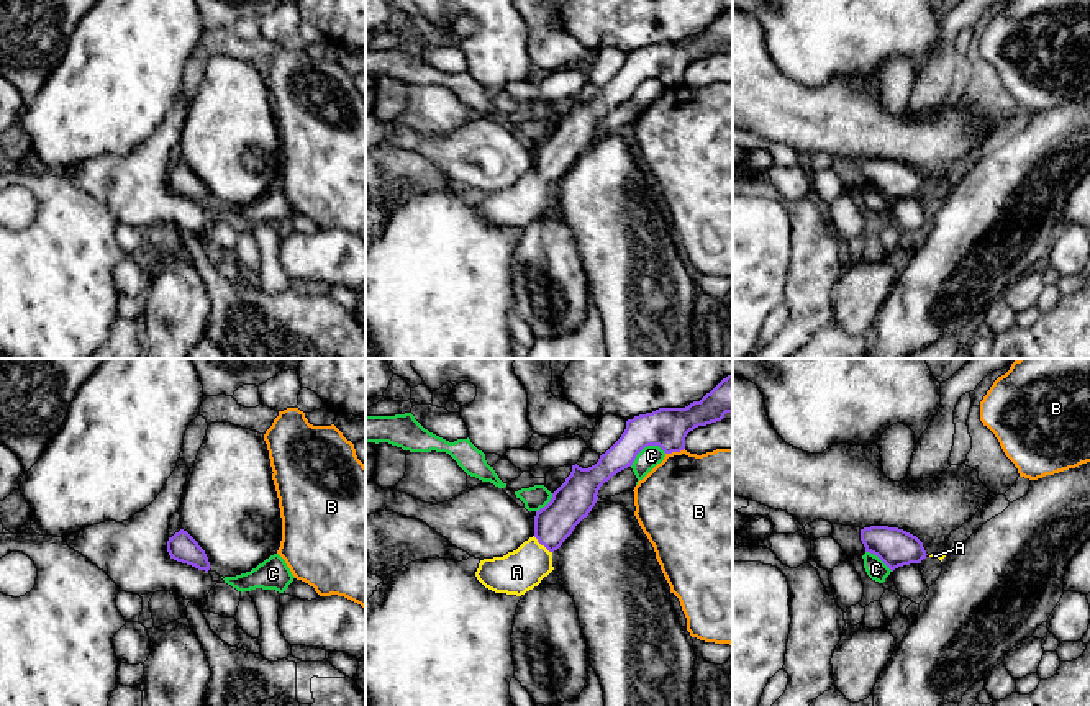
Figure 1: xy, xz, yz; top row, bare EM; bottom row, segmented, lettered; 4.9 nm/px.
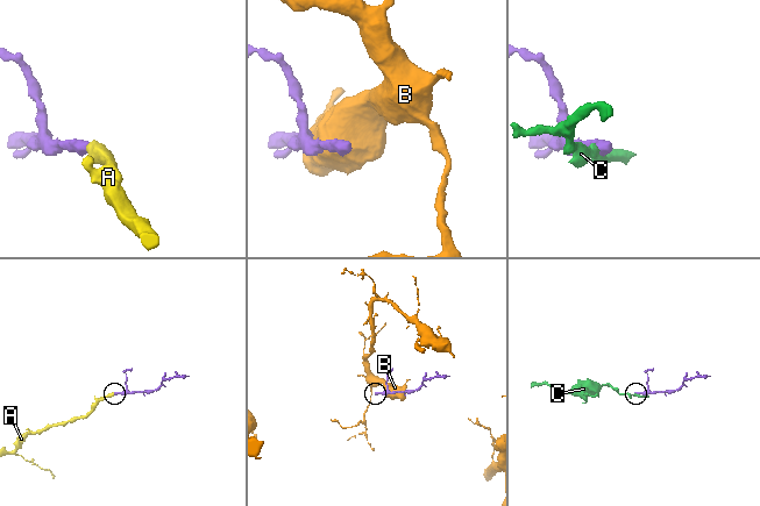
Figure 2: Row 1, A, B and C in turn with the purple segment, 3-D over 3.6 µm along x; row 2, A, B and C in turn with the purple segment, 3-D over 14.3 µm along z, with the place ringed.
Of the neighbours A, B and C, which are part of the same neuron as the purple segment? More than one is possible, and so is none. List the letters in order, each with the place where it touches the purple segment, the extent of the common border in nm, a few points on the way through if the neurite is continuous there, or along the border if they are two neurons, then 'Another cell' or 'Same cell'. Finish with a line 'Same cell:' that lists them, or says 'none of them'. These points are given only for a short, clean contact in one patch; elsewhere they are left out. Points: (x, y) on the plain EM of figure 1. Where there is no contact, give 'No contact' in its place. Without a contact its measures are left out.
A: Touches purple at xz (543, 177). Shared border 130 nm. Path across: xz (571, 135), (553, 158), (543, 177), (517, 205). Same cell
B: Touches purple at xz (674, 84). Shared border 100 nm. Another cell
C: Touches purple at xz (646, 79). Shared border 200 nm. Another cell
Same cell: A

